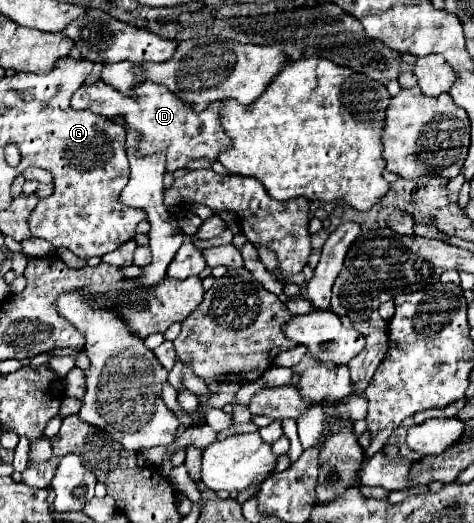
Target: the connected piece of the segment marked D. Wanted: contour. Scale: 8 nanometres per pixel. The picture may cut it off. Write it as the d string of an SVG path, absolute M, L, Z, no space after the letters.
M98 80L92 86L80 86L70 100L70 108L74 108L74 110L88 108L88 110L92 110L100 116L112 118L112 120L116 116L124 116L126 122L142 134L138 154L152 154L152 152L164 150L168 172L186 168L186 164L196 158L216 160L218 152L222 148L230 146L230 138L226 136L226 132L222 130L222 126L218 122L220 104L210 104L202 112L192 112L186 108L186 104L182 100L178 100L172 92L168 92L168 88L154 84L154 82L142 82L142 84L138 84L138 88L134 88L134 96L124 96L118 90L114 90L112 86Z

